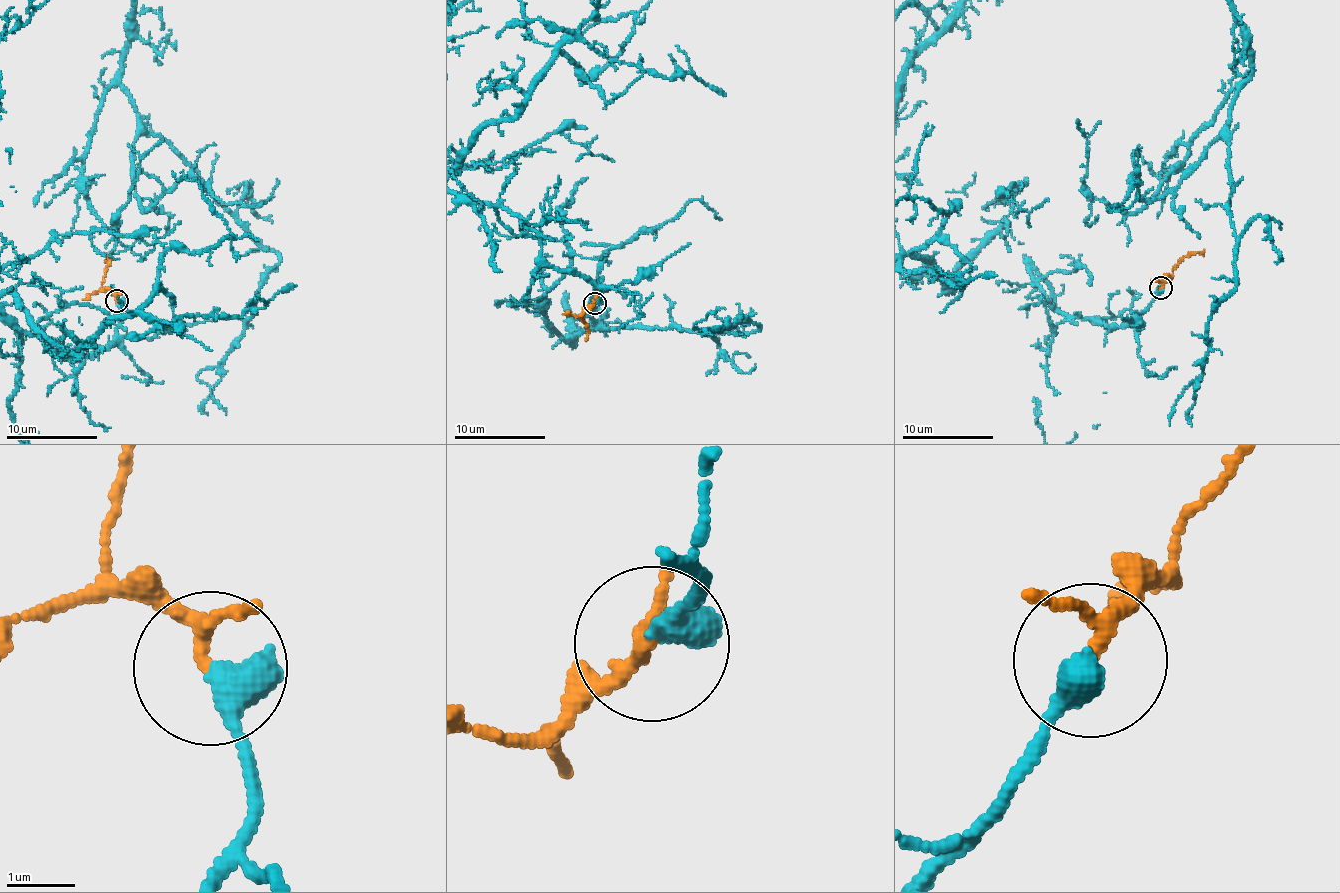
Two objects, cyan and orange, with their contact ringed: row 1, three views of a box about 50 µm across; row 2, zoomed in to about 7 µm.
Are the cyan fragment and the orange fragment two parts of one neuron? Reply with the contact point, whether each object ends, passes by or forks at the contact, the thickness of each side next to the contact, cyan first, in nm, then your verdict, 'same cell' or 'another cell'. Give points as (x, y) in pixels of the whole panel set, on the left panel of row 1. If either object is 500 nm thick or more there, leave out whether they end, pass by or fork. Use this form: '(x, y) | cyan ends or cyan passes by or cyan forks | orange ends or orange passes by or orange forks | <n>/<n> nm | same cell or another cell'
(116, 300) | 550/170 nm | same cell

